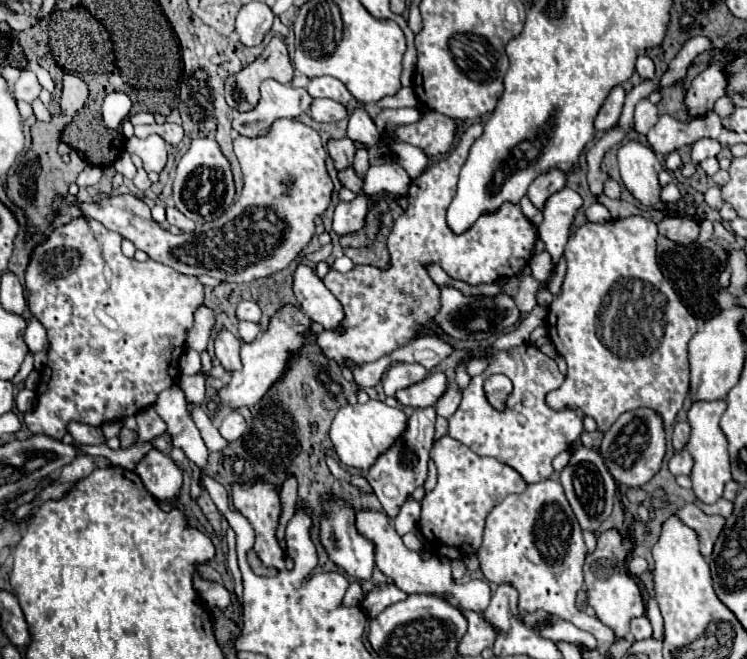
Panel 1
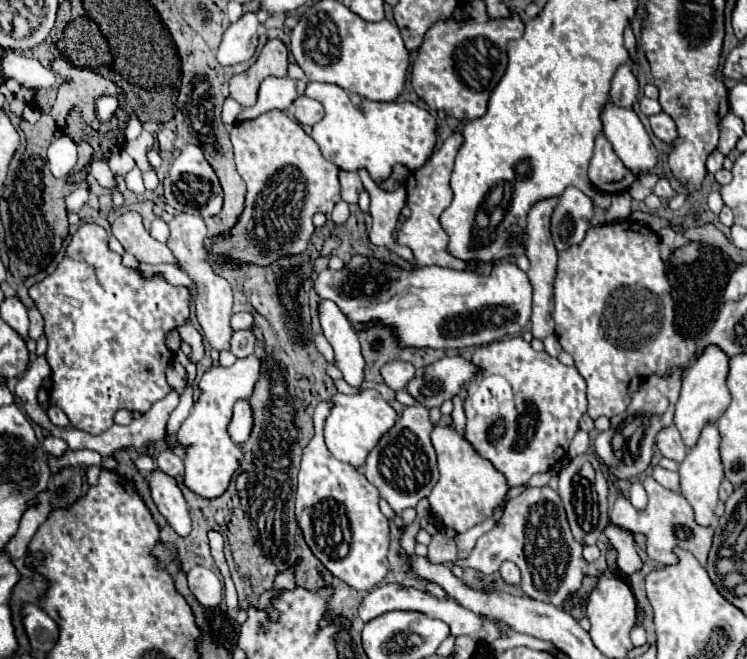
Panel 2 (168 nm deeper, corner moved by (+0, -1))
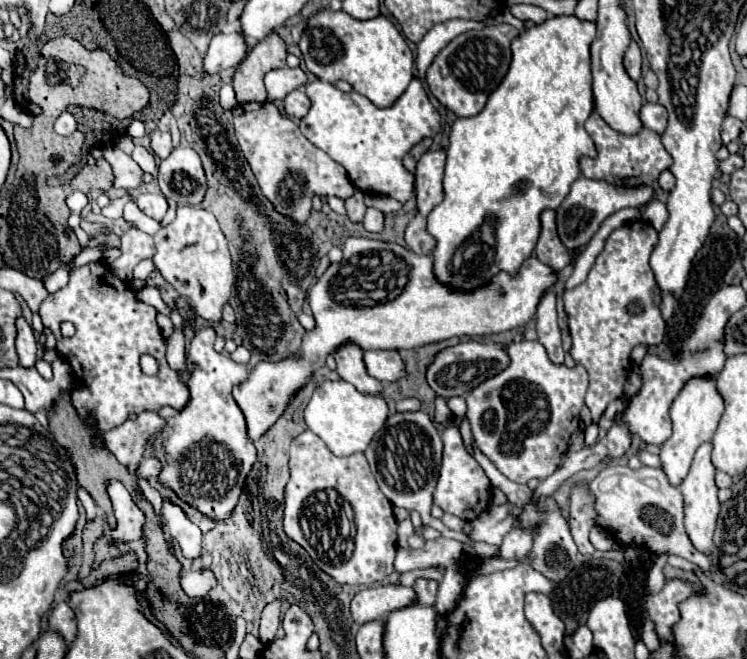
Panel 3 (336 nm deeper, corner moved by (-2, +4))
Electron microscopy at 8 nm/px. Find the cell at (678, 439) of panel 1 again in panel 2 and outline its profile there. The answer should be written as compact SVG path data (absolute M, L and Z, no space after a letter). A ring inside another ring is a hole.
M717 346L705 348L705 352L687 368L681 386L681 396L675 404L675 416L673 416L673 422L679 428L687 450L691 450L697 444L701 430L707 424L715 424L721 418L721 414L727 410L731 402L731 394L725 386L727 370L729 370L729 358Z

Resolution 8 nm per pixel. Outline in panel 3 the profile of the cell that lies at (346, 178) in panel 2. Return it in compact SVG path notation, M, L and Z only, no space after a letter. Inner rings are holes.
M355 189L355 193L345 199L345 207L347 207L347 215L351 221L363 221L363 215L365 215L365 193L361 189Z

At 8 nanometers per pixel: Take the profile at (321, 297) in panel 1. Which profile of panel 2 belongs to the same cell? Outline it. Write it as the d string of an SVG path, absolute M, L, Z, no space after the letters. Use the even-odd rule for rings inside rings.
M323 300L319 306L319 320L325 338L333 346L333 364L341 370L345 382L353 388L361 388L365 378L365 360L361 356L361 346L357 332L343 312L331 300Z

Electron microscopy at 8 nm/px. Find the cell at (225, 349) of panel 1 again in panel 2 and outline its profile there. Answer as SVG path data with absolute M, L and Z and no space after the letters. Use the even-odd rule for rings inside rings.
M177 214L171 222L171 236L167 238L167 246L181 256L177 258L177 266L189 274L189 278L193 280L195 288L197 288L197 296L195 296L195 316L197 322L203 328L203 336L209 340L209 344L215 350L229 350L229 340L231 340L231 326L229 326L229 318L231 318L231 306L233 306L233 292L231 292L231 284L219 276L213 268L213 260L209 256L209 252L203 246L203 240L209 236L207 234L207 226L199 216L191 216L191 214Z

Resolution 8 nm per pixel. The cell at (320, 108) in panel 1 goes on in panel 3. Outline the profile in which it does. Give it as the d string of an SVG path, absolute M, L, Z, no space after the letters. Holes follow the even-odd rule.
M301 89L291 91L283 103L285 103L285 113L295 119L303 119L311 109L311 99Z

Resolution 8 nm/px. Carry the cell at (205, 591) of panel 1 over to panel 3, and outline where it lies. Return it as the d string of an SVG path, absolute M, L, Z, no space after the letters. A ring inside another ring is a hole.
M199 569L181 577L181 587L189 597L205 597L217 585L211 569Z

